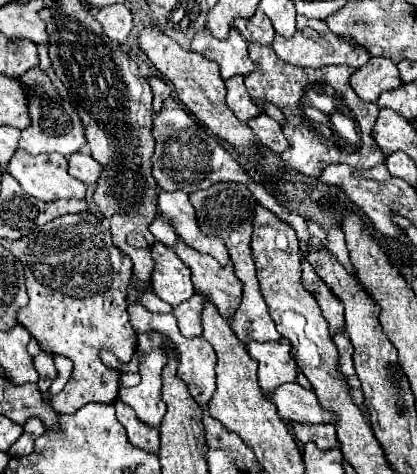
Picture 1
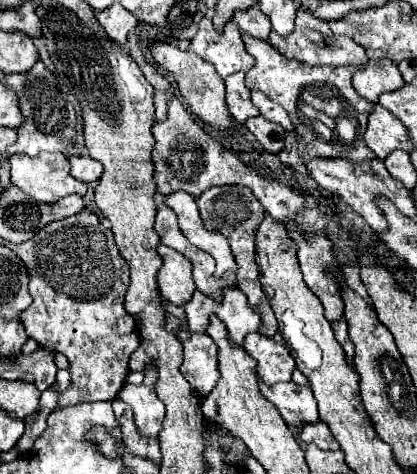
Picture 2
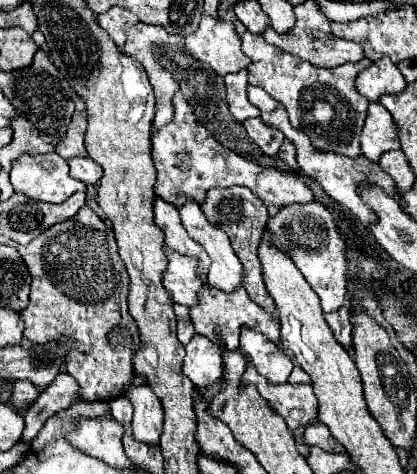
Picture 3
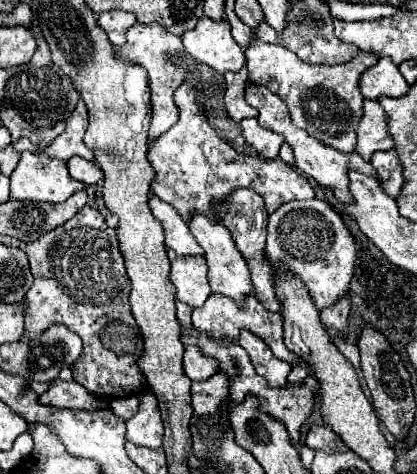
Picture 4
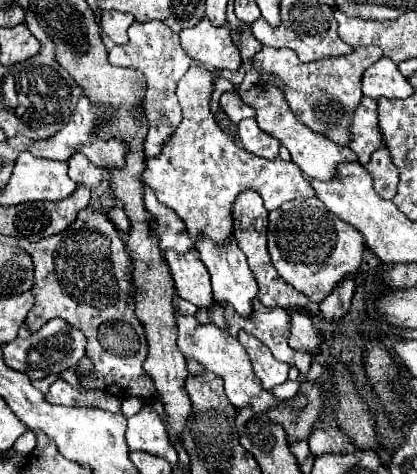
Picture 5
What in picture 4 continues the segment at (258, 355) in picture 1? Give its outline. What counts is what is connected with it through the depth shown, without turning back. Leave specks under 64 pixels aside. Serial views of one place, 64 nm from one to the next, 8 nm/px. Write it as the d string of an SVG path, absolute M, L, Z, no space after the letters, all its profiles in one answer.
M242 330L238 342L250 354L256 372L260 376L264 376L268 380L268 384L272 384L272 386L286 386L286 376L288 376L292 366L286 364L284 360L278 360L272 354L270 346L266 346L266 342L262 338L254 336L252 332Z

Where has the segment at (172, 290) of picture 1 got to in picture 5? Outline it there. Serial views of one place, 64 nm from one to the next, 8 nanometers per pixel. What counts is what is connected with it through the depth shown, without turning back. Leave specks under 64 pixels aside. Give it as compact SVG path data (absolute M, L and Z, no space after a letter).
M166 250L166 262L176 284L176 294L198 308L208 308L212 304L210 274L200 260L198 250L186 254Z

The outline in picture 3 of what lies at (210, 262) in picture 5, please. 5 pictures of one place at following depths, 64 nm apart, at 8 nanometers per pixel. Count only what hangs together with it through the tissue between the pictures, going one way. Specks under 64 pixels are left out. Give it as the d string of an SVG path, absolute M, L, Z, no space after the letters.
M186 198L186 202L178 208L178 212L180 212L182 224L188 236L194 242L198 242L212 258L212 266L208 272L208 284L224 292L232 292L240 288L242 286L242 264L238 256L234 256L228 236L220 232L220 228L212 228L208 220L204 220L200 206L192 198Z

